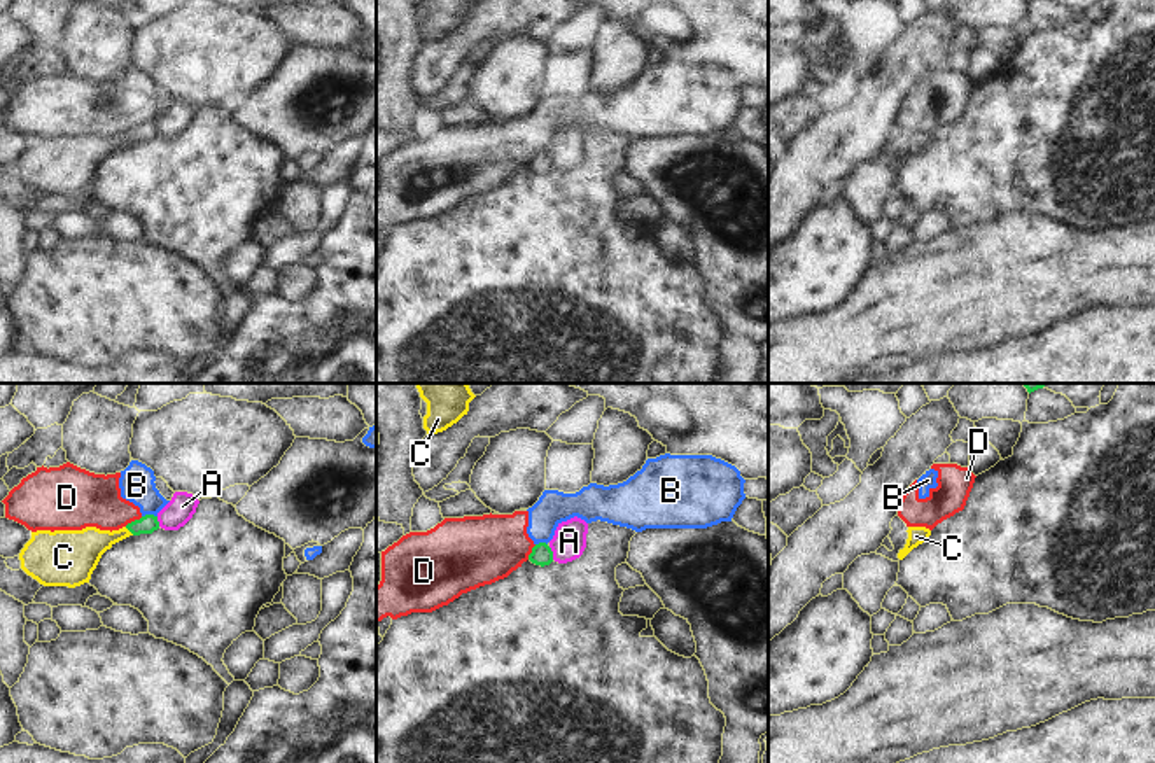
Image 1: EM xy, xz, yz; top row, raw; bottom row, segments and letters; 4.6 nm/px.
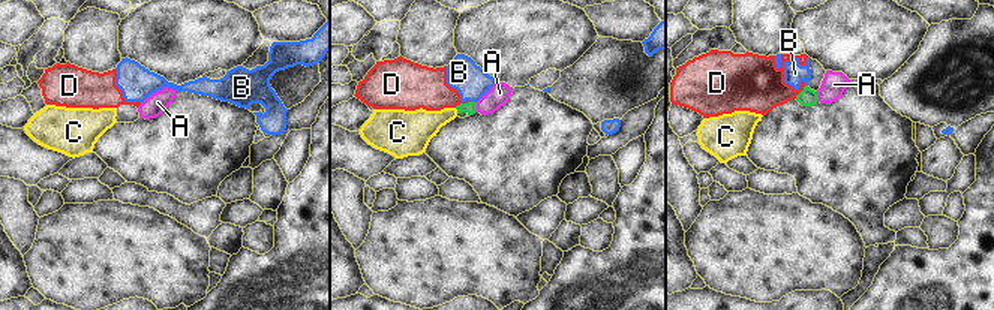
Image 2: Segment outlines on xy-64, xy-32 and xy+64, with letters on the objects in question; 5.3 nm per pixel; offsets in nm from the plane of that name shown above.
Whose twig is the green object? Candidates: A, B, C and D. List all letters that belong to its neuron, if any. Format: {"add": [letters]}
{"add": ["C"]}

